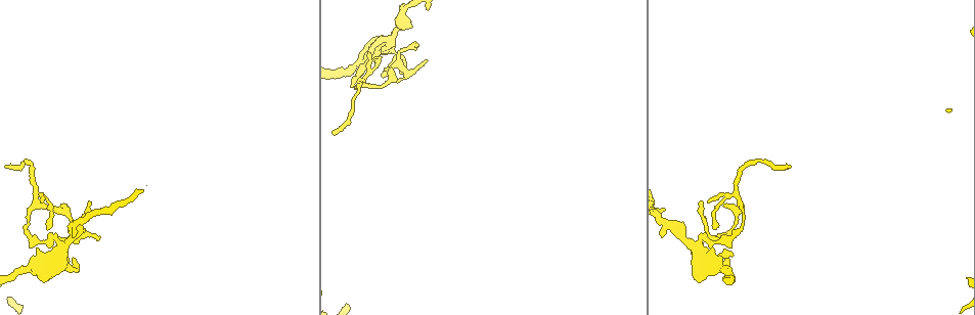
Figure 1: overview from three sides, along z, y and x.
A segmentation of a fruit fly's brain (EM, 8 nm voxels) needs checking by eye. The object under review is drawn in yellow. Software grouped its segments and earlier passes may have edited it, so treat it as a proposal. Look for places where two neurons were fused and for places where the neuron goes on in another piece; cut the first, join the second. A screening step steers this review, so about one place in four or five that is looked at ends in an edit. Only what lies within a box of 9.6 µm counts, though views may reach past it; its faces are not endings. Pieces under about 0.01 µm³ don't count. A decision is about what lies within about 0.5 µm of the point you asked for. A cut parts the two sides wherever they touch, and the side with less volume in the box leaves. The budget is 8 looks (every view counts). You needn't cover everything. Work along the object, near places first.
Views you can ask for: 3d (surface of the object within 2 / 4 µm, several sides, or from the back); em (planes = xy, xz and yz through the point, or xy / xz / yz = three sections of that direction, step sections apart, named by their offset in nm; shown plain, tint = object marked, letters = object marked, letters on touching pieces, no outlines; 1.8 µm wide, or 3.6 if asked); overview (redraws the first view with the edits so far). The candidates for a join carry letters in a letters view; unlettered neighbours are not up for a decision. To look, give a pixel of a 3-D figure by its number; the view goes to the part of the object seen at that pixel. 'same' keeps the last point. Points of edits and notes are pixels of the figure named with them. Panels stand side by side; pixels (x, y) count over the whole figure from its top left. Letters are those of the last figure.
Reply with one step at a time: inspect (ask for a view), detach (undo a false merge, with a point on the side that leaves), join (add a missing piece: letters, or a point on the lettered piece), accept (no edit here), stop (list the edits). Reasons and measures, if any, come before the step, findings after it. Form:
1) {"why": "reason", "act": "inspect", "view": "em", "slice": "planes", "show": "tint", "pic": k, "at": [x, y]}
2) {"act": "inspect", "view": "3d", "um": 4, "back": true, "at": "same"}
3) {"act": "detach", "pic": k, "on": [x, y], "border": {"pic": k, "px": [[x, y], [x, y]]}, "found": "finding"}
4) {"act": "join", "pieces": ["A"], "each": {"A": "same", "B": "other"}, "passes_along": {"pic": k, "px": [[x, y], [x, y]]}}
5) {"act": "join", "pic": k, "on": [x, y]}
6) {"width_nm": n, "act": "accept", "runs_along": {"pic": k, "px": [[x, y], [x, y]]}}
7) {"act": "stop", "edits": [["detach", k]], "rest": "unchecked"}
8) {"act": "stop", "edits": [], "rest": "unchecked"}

{"why": "looks like a crossing", "act": "inspect", "view": "3d", "um": 2, "pic": 1, "at": [362, 85]}

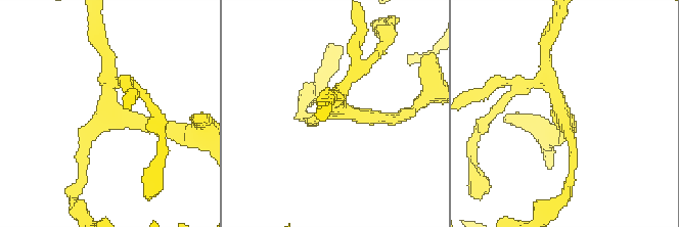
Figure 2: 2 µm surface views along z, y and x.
{"act": "inspect", "view": "em", "slice": "planes", "show": "letters", "pic": 2, "at": [560, 118]}

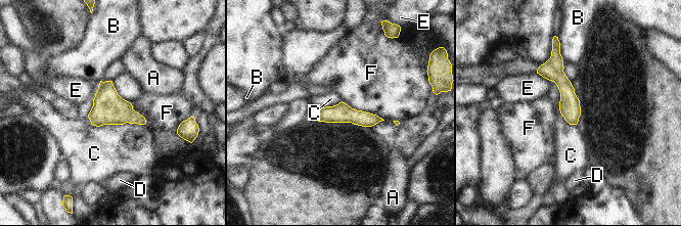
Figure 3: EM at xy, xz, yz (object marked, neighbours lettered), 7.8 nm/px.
{"act": "accept", "each": {"A": "other", "B": "other", "C": "other", "D": "other", "E": "other", "F": "other"}, "found": "continuous, no second neuron"}

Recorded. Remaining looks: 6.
{"act": "inspect", "view": "em", "um": 3.6, "slice": "yz", "step": 8, "show": "letters", "pic": 1, "at": [89, 203]}

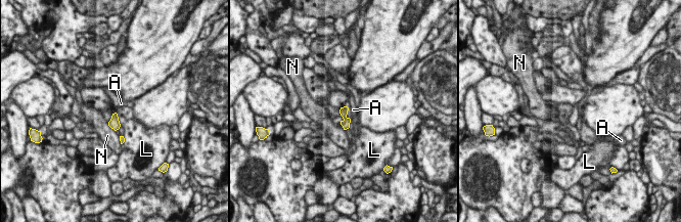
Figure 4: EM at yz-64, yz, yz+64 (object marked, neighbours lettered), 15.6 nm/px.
{"why": "cut it another way", "act": "inspect", "view": "em", "um": 3.6, "slice": "planes", "show": "letters", "at": "same"}

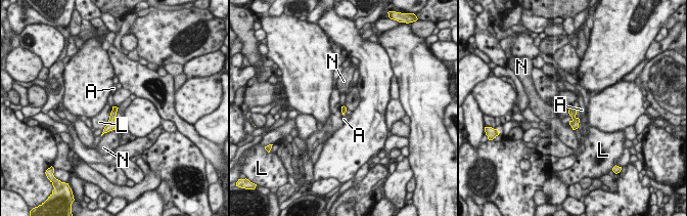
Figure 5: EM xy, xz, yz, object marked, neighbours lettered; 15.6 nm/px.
{"act": "accept", "each": {"A": "other", "L": "other", "N": "other"}, "runs_along": {"pic": 5, "px": [[115, 109], [111, 124], [105, 130]]}, "found": "no lettered piece goes on from it"}

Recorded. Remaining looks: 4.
{"why": "free end", "act": "inspect", "view": "3d", "um": 4, "pic": 1, "at": [367, 46]}

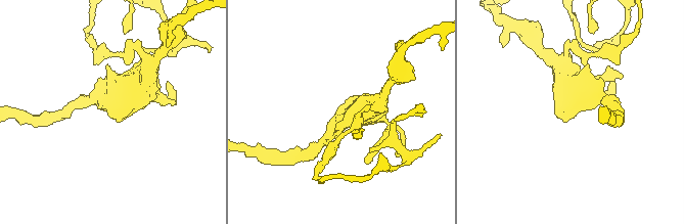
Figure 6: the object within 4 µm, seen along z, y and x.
{"why": "now the EM", "act": "inspect", "view": "em", "slice": "planes", "show": "tint", "pic": 6, "at": [345, 108]}

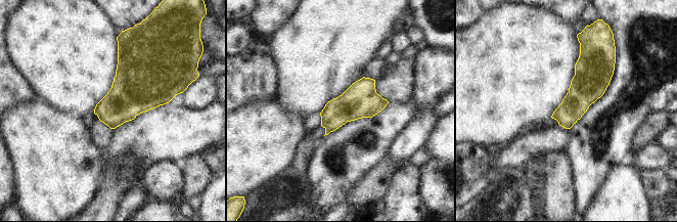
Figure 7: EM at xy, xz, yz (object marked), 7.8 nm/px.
{"why": "see the neighbours", "act": "inspect", "view": "em", "slice": "planes", "show": "letters", "at": "same"}

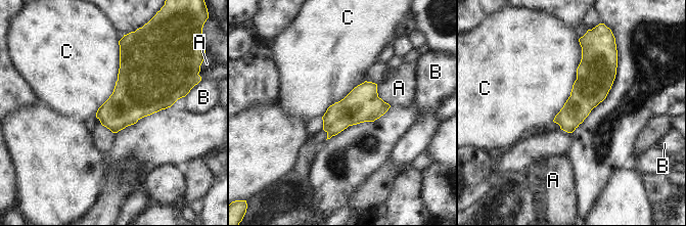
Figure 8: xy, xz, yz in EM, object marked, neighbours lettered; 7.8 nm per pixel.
{"act": "accept", "each": {"A": "other", "B": "other", "C": "other"}, "border": {"pic": 8, "px": [[579, 41], [577, 79], [552, 121]]}, "found": "no lettered piece goes on from it"}

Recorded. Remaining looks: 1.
{"act": "stop", "edits": [], "rest": "unchecked"}

